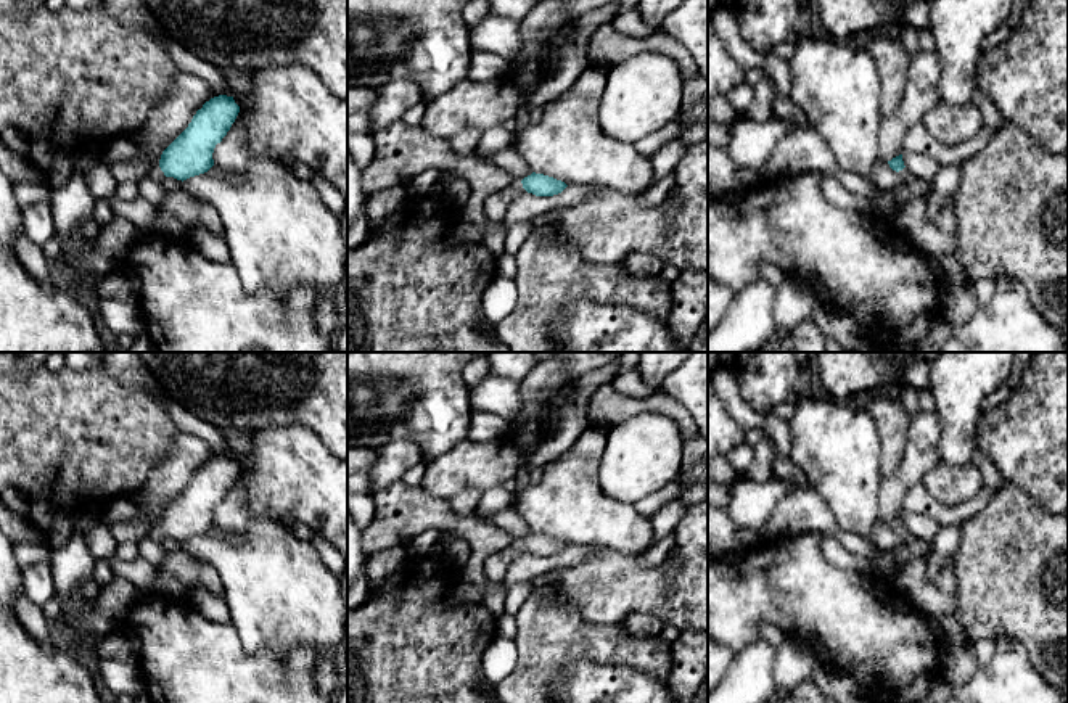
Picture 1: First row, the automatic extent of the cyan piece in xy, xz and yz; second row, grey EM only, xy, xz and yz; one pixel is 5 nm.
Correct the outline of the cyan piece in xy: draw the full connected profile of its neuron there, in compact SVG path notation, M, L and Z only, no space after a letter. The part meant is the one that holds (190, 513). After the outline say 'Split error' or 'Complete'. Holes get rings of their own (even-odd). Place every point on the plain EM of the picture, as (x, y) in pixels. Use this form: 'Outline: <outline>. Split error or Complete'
Outline: M219 455L196 471L188 487L162 512L148 536L154 542L166 537L187 541L214 526L212 513L240 473L233 457Z. Split error

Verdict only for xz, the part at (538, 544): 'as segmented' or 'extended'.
extended

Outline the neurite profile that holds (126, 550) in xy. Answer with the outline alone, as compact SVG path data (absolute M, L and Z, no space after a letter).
M119 542L116 547L116 555L121 561L130 561L138 557L138 544L137 542Z

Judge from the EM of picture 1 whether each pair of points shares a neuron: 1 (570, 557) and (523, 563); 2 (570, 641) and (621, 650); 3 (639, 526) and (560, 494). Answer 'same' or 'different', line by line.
1: same
2: same
3: same

